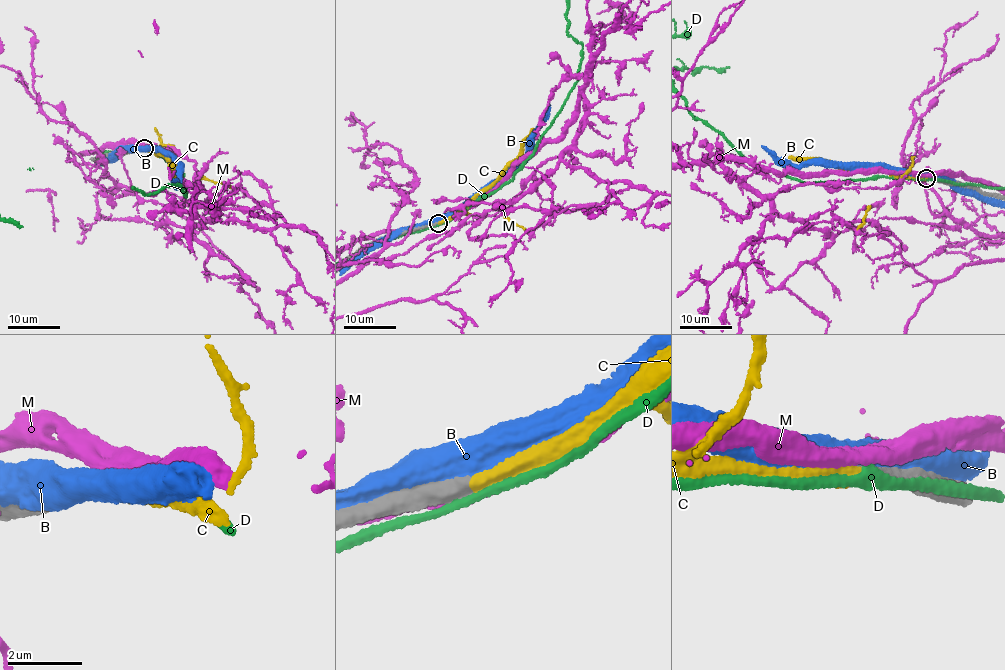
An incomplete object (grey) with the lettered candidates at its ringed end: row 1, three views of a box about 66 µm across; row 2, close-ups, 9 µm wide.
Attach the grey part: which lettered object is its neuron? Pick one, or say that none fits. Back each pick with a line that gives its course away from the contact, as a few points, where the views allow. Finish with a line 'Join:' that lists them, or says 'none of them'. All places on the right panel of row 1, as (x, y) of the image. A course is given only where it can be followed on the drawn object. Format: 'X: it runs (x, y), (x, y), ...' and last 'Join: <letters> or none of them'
C: it runs (926, 179), (895, 177), (882, 170), (840, 168), (823, 160), (788, 157)
Join: C

